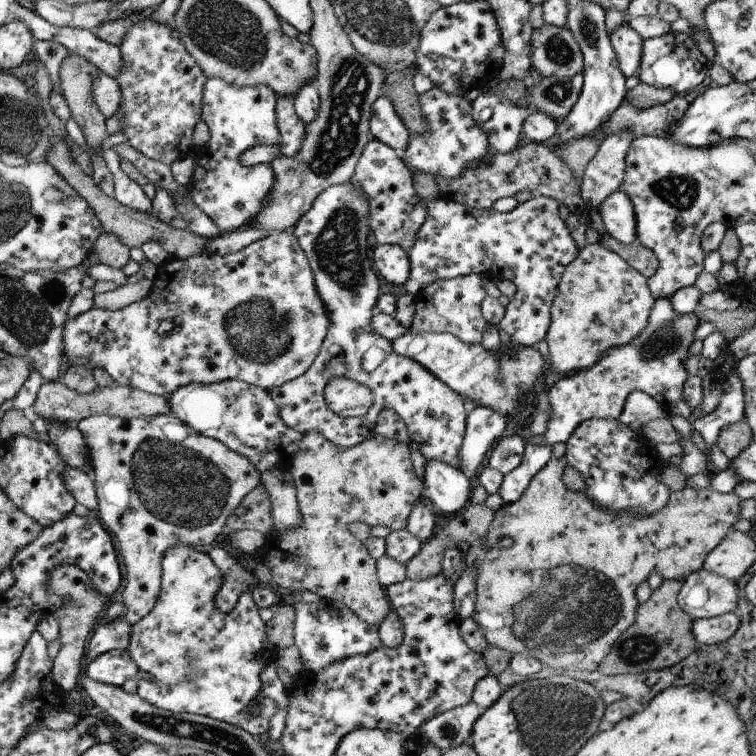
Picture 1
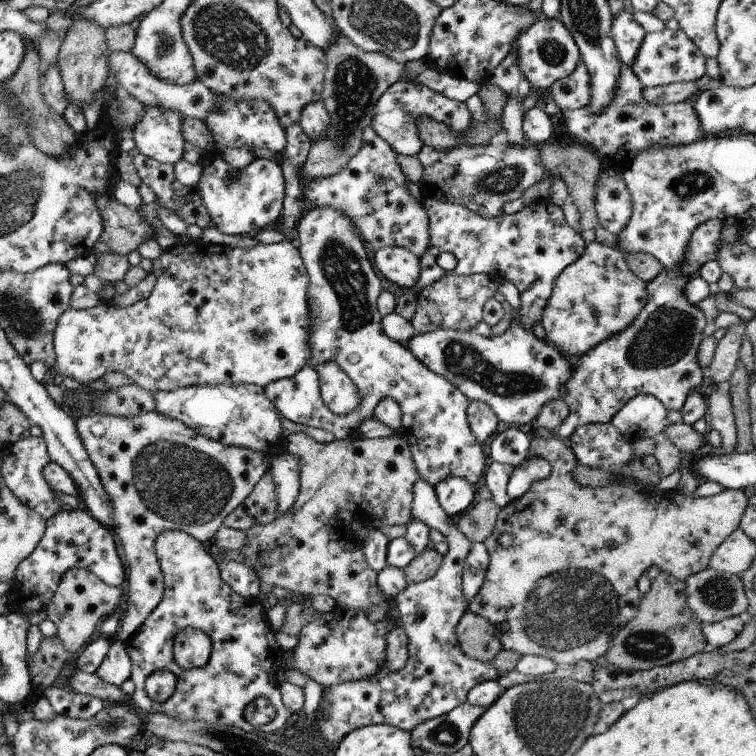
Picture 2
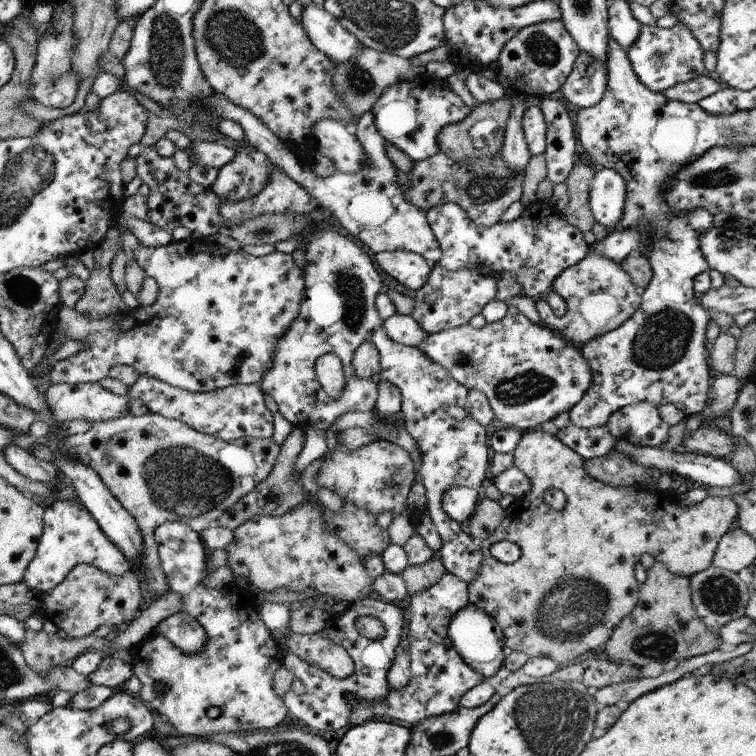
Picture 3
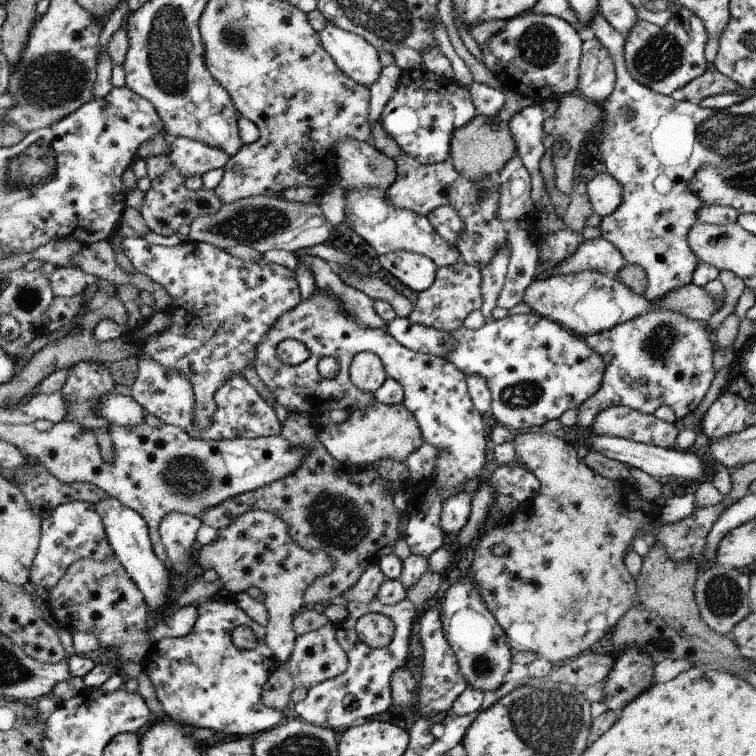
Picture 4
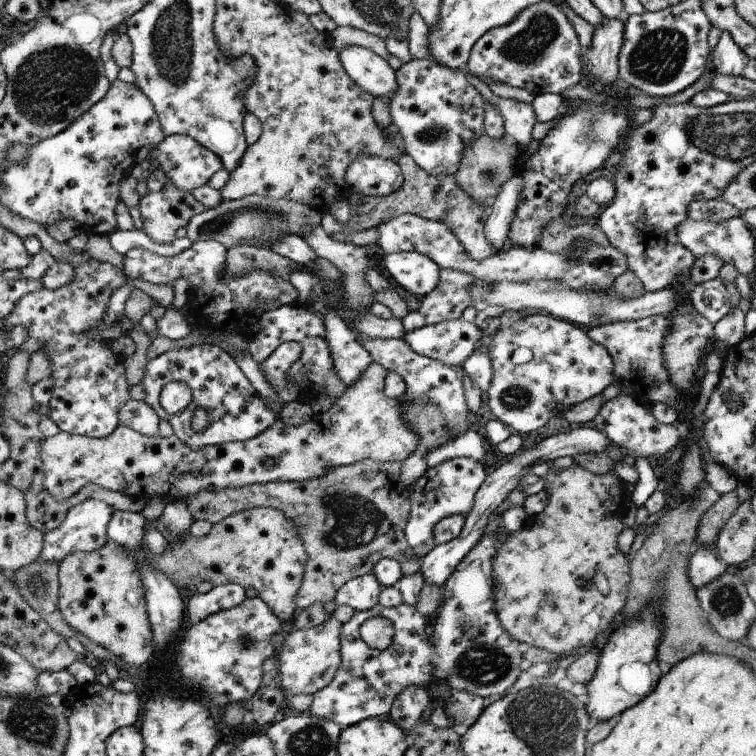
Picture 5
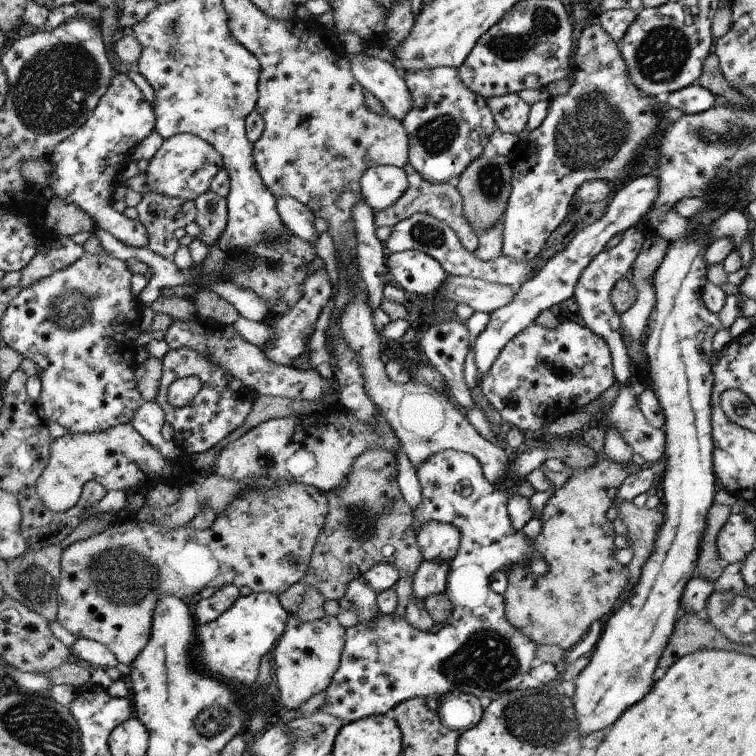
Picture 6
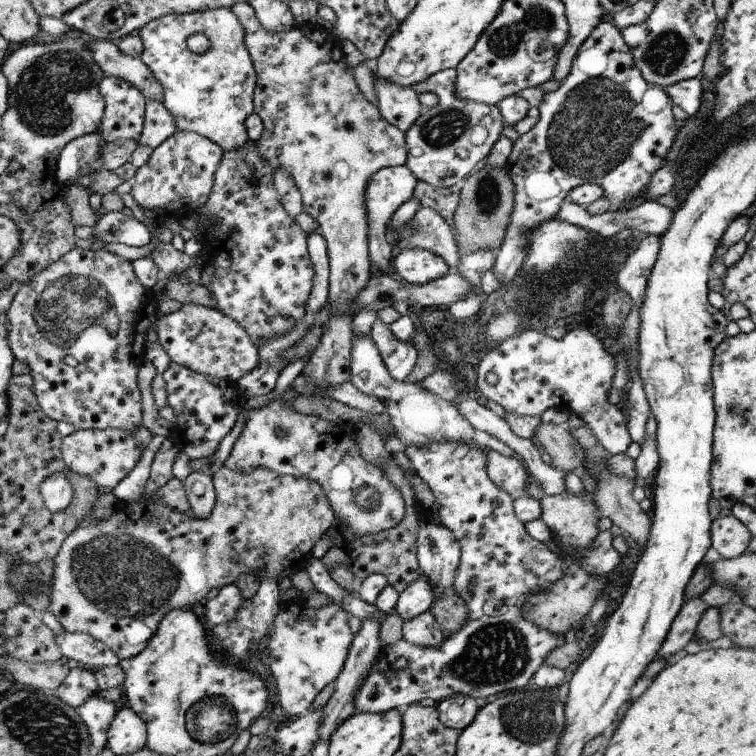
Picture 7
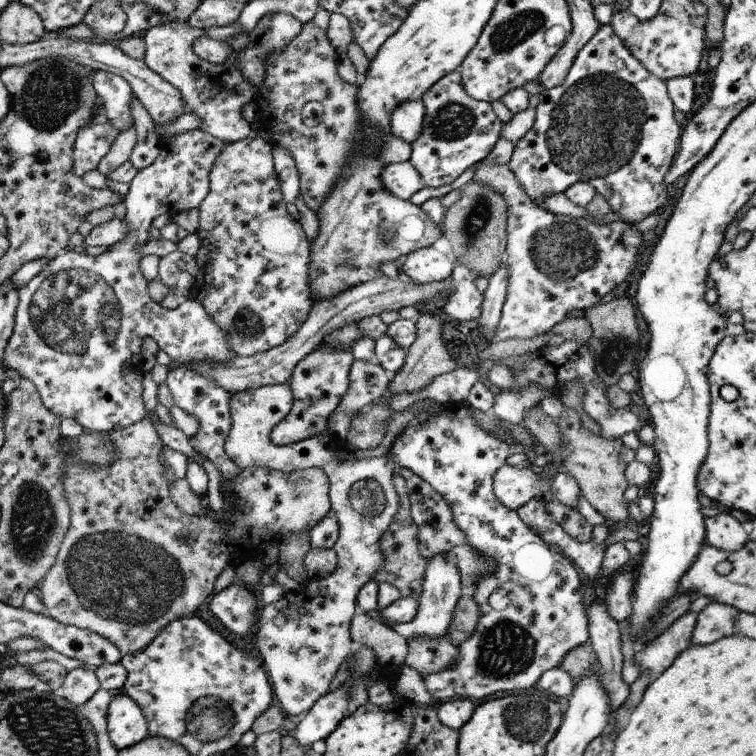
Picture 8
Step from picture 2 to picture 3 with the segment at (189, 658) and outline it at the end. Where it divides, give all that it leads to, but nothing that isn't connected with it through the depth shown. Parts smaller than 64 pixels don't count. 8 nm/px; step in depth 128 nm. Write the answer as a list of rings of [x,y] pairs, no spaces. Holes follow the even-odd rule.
[[[184,611],[161,620],[155,630],[156,628],[160,635],[165,636],[185,653],[201,651],[210,640],[199,621]]]

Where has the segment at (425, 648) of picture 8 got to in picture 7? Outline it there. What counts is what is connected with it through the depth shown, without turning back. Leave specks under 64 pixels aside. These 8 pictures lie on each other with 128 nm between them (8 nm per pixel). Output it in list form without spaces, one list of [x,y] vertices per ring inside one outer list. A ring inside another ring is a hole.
[[[430,612],[422,613],[413,619],[404,621],[402,636],[410,644],[422,648],[438,649],[445,641],[441,634],[441,627]]]

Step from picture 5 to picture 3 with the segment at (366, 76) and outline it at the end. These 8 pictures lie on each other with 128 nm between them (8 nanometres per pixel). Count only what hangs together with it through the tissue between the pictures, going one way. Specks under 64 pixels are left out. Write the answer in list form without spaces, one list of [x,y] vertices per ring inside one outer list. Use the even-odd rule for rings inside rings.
[[[305,6],[300,20],[314,45],[336,64],[347,63],[364,47],[360,41],[334,18],[323,6]]]

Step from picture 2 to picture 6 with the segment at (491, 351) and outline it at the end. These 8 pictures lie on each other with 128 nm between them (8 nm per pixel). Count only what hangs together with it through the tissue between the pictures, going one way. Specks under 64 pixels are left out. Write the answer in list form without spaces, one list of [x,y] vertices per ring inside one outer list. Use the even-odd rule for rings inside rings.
[[[570,320],[562,322],[556,328],[543,327],[536,322],[530,324],[504,346],[491,371],[486,372],[482,378],[478,387],[485,392],[488,402],[500,414],[503,423],[512,424],[520,432],[536,431],[557,417],[592,403],[617,381],[608,344],[586,326],[579,326]]]

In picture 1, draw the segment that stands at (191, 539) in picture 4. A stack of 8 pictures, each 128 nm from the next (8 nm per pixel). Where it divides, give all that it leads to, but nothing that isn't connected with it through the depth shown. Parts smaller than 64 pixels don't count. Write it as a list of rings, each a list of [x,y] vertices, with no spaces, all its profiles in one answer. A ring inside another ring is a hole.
[[[178,544],[178,546],[170,548],[170,550],[166,552],[164,560],[164,573],[161,576],[160,599],[157,601],[155,608],[152,608],[152,610],[150,610],[150,612],[148,612],[144,618],[138,620],[138,622],[132,626],[130,642],[127,649],[132,660],[134,660],[138,668],[140,668],[140,671],[151,674],[150,680],[137,680],[136,693],[143,700],[150,702],[150,704],[156,706],[158,709],[163,709],[164,711],[169,711],[172,713],[205,715],[210,719],[242,728],[242,730],[248,732],[250,735],[259,738],[260,735],[269,732],[270,720],[273,719],[274,714],[278,712],[277,704],[274,704],[272,700],[265,697],[261,692],[262,688],[264,687],[261,681],[261,673],[266,669],[266,664],[270,662],[268,658],[278,656],[278,654],[276,654],[277,647],[270,642],[269,636],[266,634],[266,624],[264,624],[264,622],[262,622],[262,618],[258,616],[259,607],[256,606],[256,602],[254,602],[254,598],[252,598],[252,594],[250,594],[250,592],[244,592],[244,594],[240,596],[238,604],[234,606],[234,610],[230,610],[228,614],[222,614],[222,612],[216,608],[214,598],[216,598],[216,594],[220,591],[222,582],[224,582],[224,576],[222,576],[222,572],[220,572],[220,568],[218,568],[218,566],[216,566],[216,564],[214,564],[214,562],[211,560],[209,554],[199,552],[198,550],[195,550],[195,548],[192,548],[192,546],[182,546],[182,544]],[[253,704],[260,706],[258,716],[254,716],[249,709],[249,707]]]

